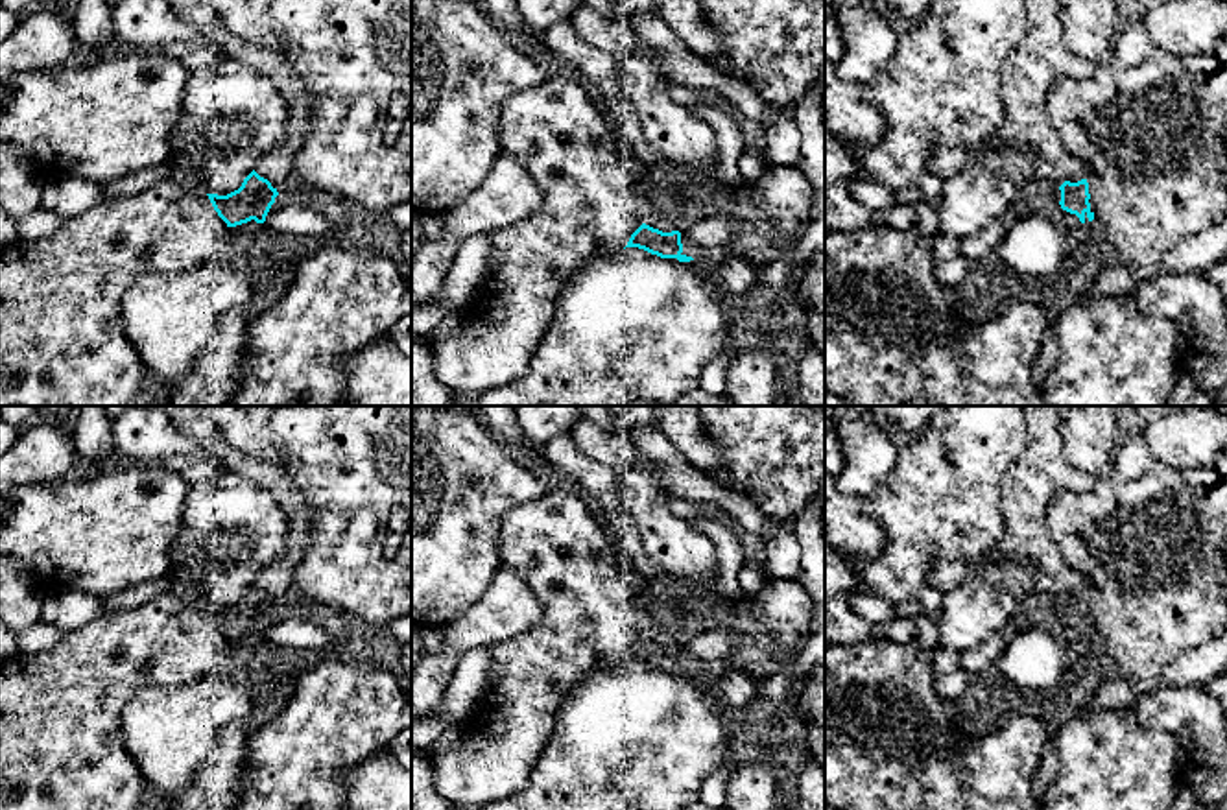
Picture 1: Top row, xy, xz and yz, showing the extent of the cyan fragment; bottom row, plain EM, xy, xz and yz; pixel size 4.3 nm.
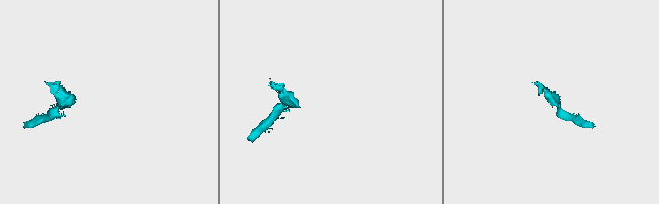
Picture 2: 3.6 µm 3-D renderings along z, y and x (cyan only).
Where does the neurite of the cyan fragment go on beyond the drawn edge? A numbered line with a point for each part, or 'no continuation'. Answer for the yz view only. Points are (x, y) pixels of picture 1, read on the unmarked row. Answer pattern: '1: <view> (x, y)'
1: yz (1071, 637)

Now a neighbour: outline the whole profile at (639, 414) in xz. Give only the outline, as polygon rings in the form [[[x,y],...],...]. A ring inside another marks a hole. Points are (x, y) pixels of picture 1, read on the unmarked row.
[[[607,406],[616,415],[627,417],[638,424],[655,424],[653,406]]]

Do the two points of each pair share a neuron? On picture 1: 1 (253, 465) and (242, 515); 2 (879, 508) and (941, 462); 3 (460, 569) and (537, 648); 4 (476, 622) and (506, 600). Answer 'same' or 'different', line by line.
1: different
2: same
3: different
4: same

